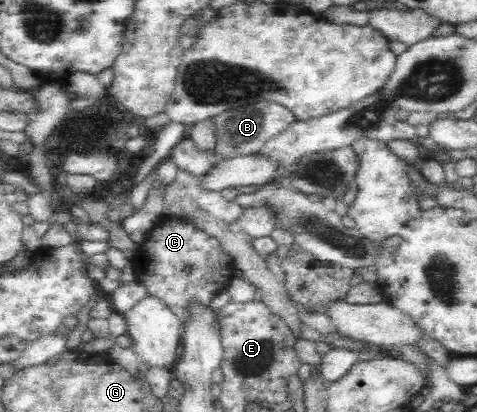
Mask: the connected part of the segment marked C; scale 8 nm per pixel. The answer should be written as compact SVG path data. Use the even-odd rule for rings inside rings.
M162 217L158 222L154 223L148 235L148 240L142 246L139 246L132 258L130 258L135 278L144 282L147 293L158 295L160 299L164 300L168 308L172 309L172 312L175 312L176 316L179 317L180 322L184 322L187 319L185 304L188 300L198 299L210 307L212 296L223 290L225 284L228 284L232 270L234 269L232 258L223 250L219 241L181 217ZM184 267L191 268L189 275L184 275L181 272Z

